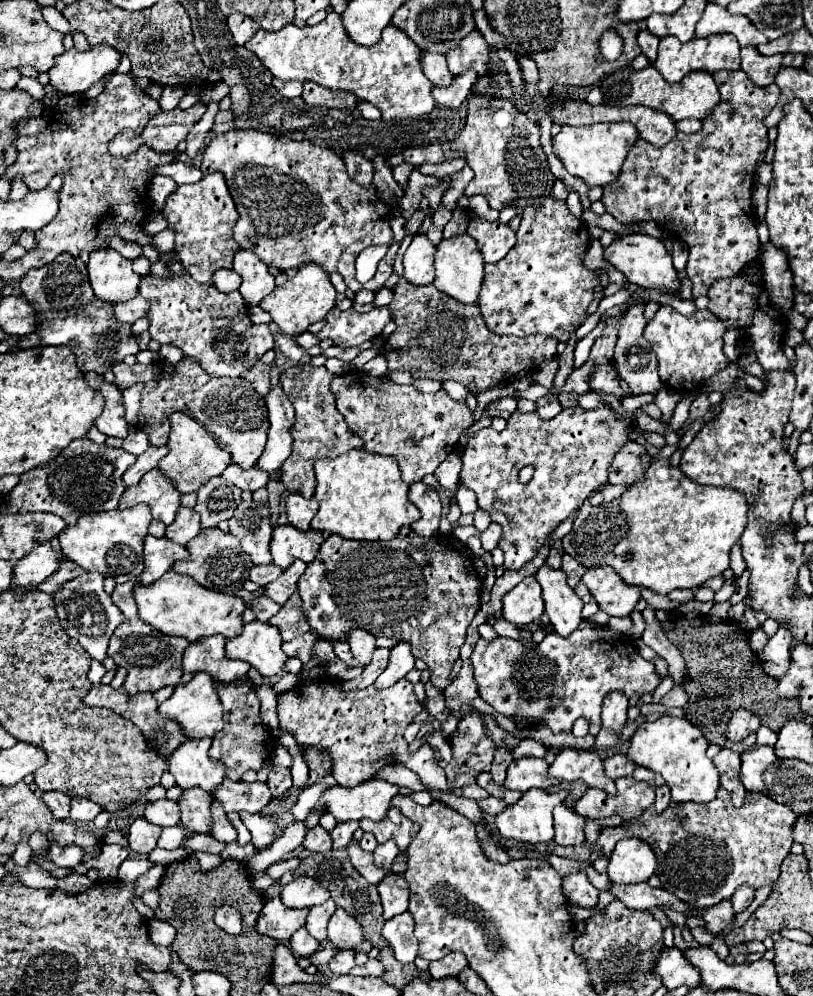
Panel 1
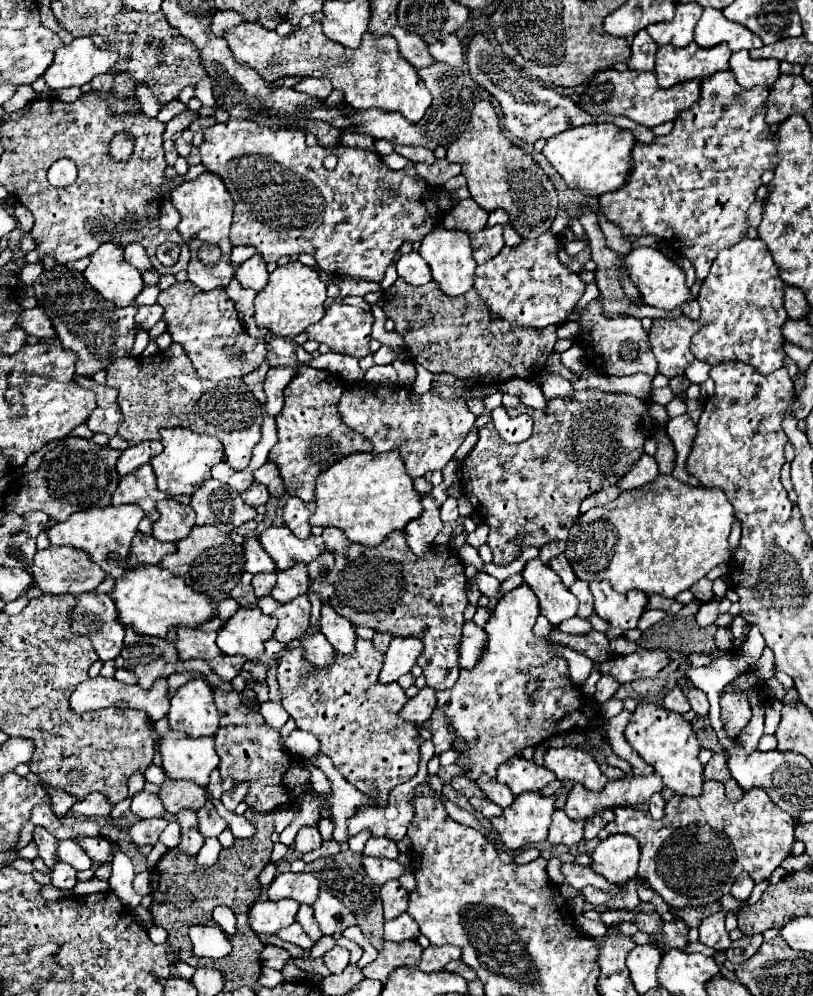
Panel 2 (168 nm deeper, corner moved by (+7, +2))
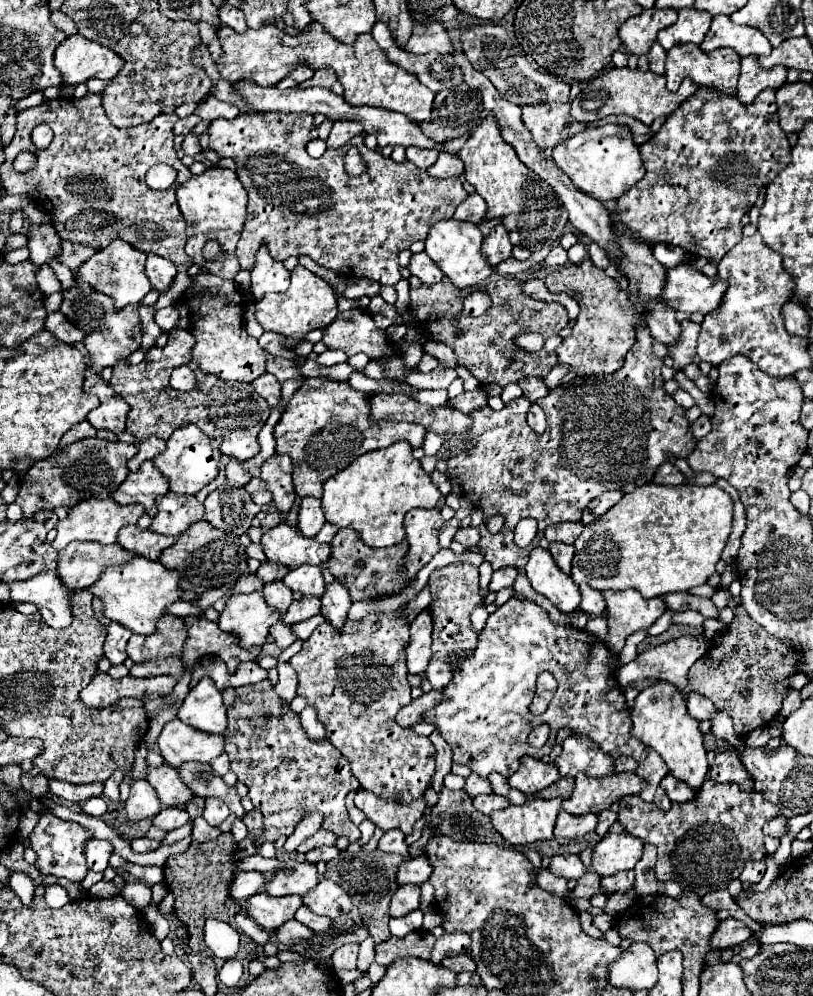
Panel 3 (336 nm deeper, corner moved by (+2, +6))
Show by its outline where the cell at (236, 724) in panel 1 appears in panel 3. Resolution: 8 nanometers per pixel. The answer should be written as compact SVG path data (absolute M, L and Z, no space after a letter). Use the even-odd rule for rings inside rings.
M270 681L226 687L222 695L228 709L224 751L230 755L230 769L238 775L238 781L248 785L248 797L264 815L264 833L258 837L256 847L282 835L290 837L296 825L314 811L324 817L322 829L344 835L350 843L358 841L360 829L350 821L344 803L350 791L360 789L350 771L350 761L330 741L310 741L298 713L276 695Z

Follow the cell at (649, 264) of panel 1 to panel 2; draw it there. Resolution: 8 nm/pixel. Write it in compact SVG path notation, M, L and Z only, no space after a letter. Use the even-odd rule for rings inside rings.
M635 247L627 255L621 255L625 265L629 265L629 279L641 289L641 297L647 305L659 307L659 309L675 309L685 301L691 301L693 295L685 285L685 273L681 267L677 267L671 259L667 259L661 251L653 247Z

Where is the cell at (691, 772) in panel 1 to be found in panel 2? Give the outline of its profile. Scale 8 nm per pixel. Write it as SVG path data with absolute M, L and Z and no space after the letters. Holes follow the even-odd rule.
M643 703L631 715L625 729L627 743L639 753L639 757L649 763L655 773L661 775L663 785L675 795L697 797L703 789L703 765L699 763L699 743L691 725L677 713L667 711L661 703Z

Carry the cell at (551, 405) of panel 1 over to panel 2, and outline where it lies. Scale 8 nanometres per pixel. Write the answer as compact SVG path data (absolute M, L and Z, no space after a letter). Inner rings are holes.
M509 379L505 383L501 383L499 387L503 393L509 393L509 395L519 395L521 401L527 405L527 407L533 407L533 409L545 409L545 395L541 393L541 387L535 383L535 379Z

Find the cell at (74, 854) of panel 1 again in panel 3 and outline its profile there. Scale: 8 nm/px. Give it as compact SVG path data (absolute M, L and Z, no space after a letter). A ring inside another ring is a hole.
M90 839L86 843L86 861L92 871L104 871L108 867L108 859L112 855L114 847L110 841L100 841L100 839Z

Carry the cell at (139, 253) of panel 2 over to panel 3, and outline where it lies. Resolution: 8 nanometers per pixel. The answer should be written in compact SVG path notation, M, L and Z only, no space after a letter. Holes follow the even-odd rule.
M154 253L148 255L146 275L148 275L152 287L154 287L158 293L164 293L164 291L172 285L176 273L178 273L178 269L172 265L172 261L166 261L164 257L158 257L158 255L154 255Z

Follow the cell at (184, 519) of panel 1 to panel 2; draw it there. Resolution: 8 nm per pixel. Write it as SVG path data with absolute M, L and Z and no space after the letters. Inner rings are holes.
M165 499L161 505L157 505L157 511L161 517L157 523L153 523L153 537L159 541L175 543L187 537L195 527L195 511L191 505L181 505L175 499Z

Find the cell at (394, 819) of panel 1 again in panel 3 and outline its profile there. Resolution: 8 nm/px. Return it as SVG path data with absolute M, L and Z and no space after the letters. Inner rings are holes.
M360 789L354 797L354 803L358 809L366 813L366 817L380 829L400 829L404 835L412 833L414 823L426 813L424 799L416 799L410 803L396 803L396 801L384 801L382 797Z

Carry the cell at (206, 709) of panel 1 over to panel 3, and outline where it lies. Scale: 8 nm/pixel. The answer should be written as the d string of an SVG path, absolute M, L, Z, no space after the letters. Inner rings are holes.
M204 677L194 689L190 689L182 707L178 709L178 719L206 733L226 731L226 707L222 703L222 693L216 689L210 677Z

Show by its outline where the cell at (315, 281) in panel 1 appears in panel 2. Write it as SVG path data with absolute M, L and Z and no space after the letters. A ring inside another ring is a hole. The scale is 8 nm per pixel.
M291 261L283 267L277 267L265 289L255 297L255 321L259 327L267 327L279 337L293 339L303 333L309 325L317 323L325 315L323 301L327 299L327 285L321 281L319 273L313 267L307 267L299 261Z

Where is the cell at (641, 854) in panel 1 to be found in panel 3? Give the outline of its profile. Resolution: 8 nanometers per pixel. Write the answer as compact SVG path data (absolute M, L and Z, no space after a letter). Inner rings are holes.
M606 833L594 847L592 869L602 877L634 869L642 855L642 841L626 833Z

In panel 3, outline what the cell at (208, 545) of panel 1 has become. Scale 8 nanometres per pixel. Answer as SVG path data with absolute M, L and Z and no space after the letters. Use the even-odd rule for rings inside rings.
M198 521L190 525L190 529L186 529L172 547L162 551L160 563L168 569L176 569L180 573L180 581L178 581L180 589L194 591L196 595L202 595L208 589L222 587L224 583L242 577L248 569L246 549L238 541L238 537L228 535L206 521Z

